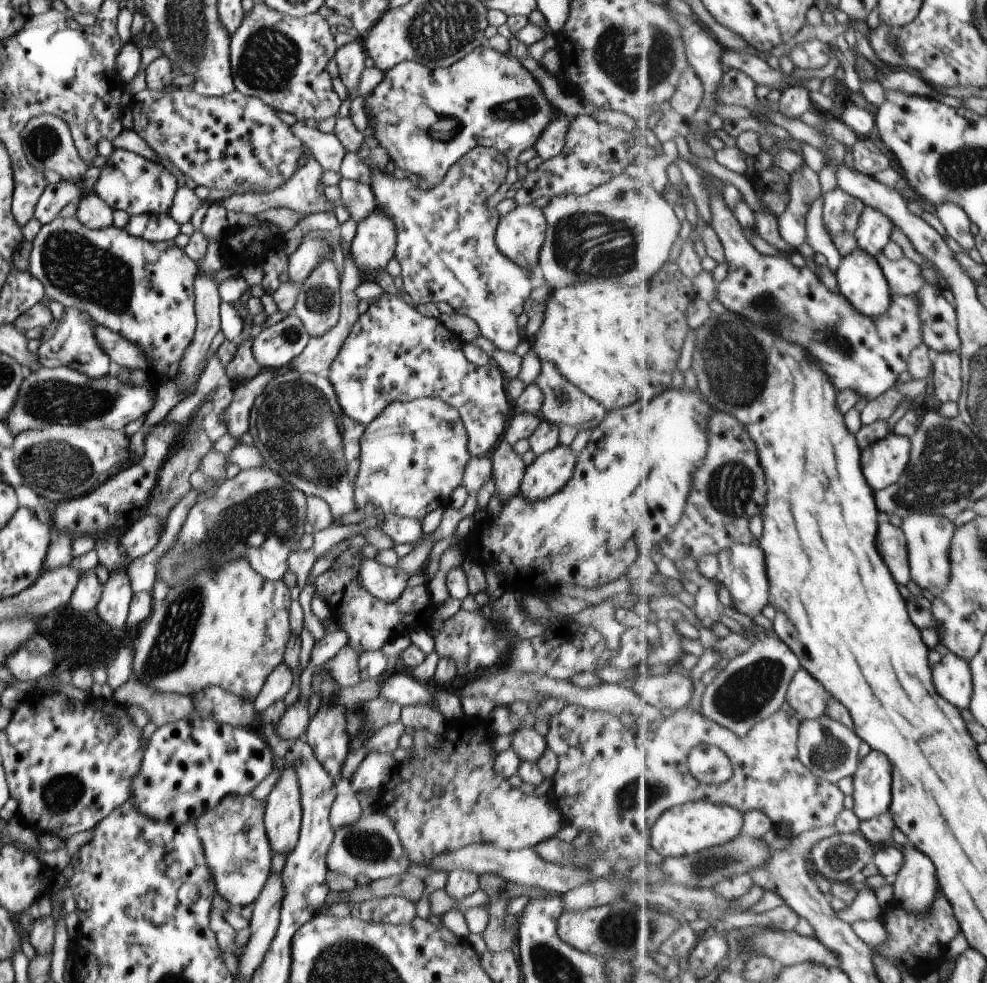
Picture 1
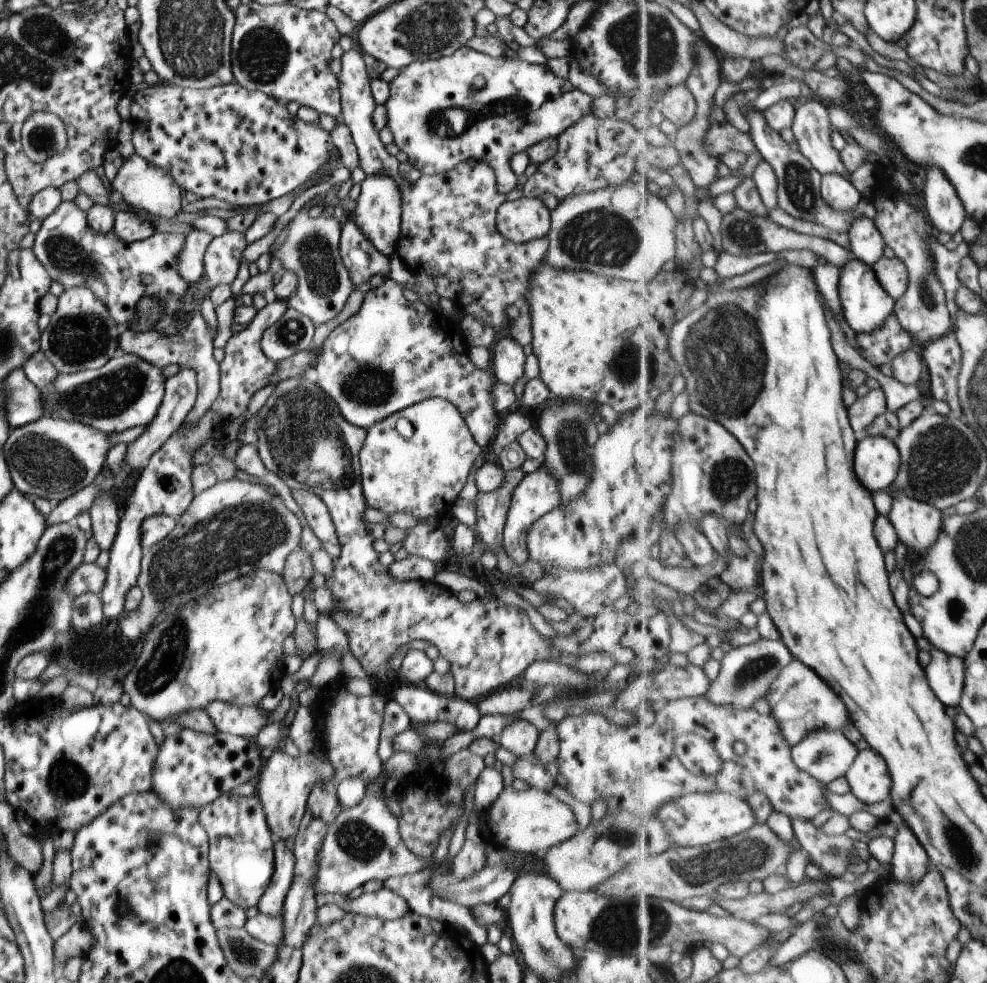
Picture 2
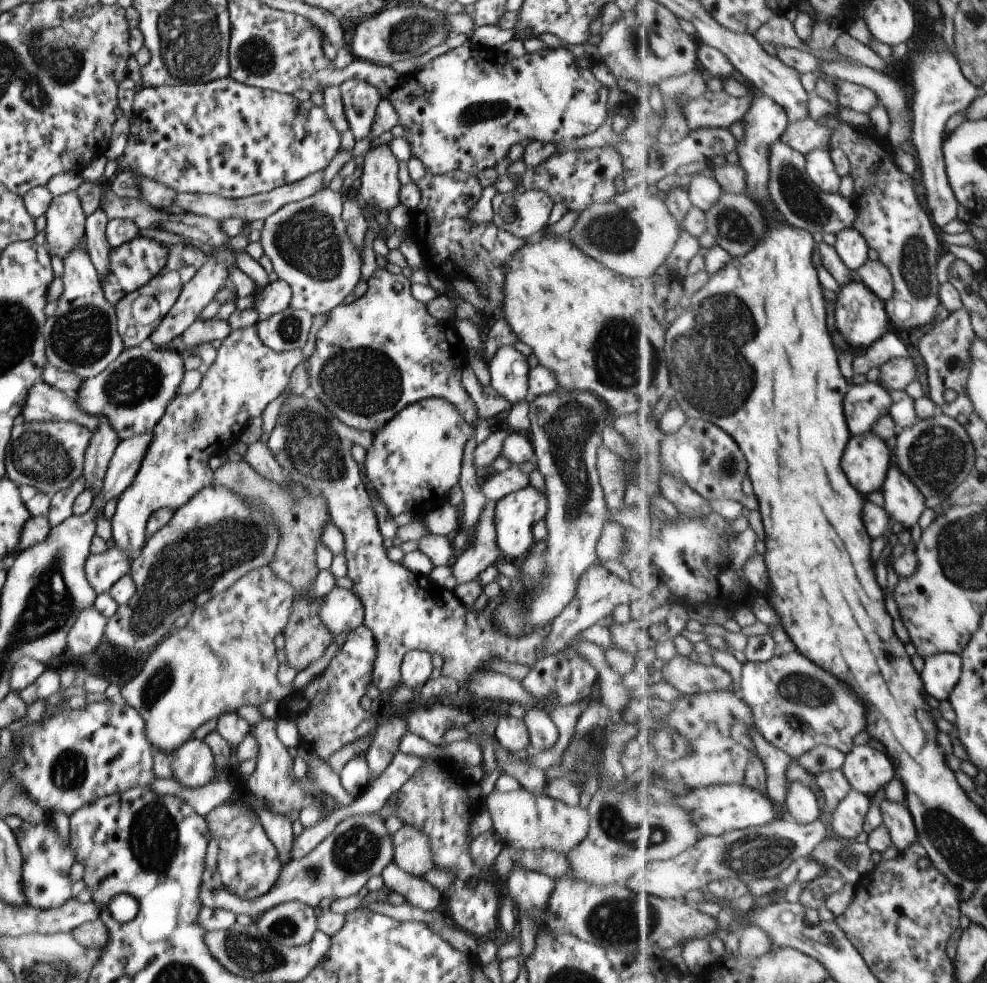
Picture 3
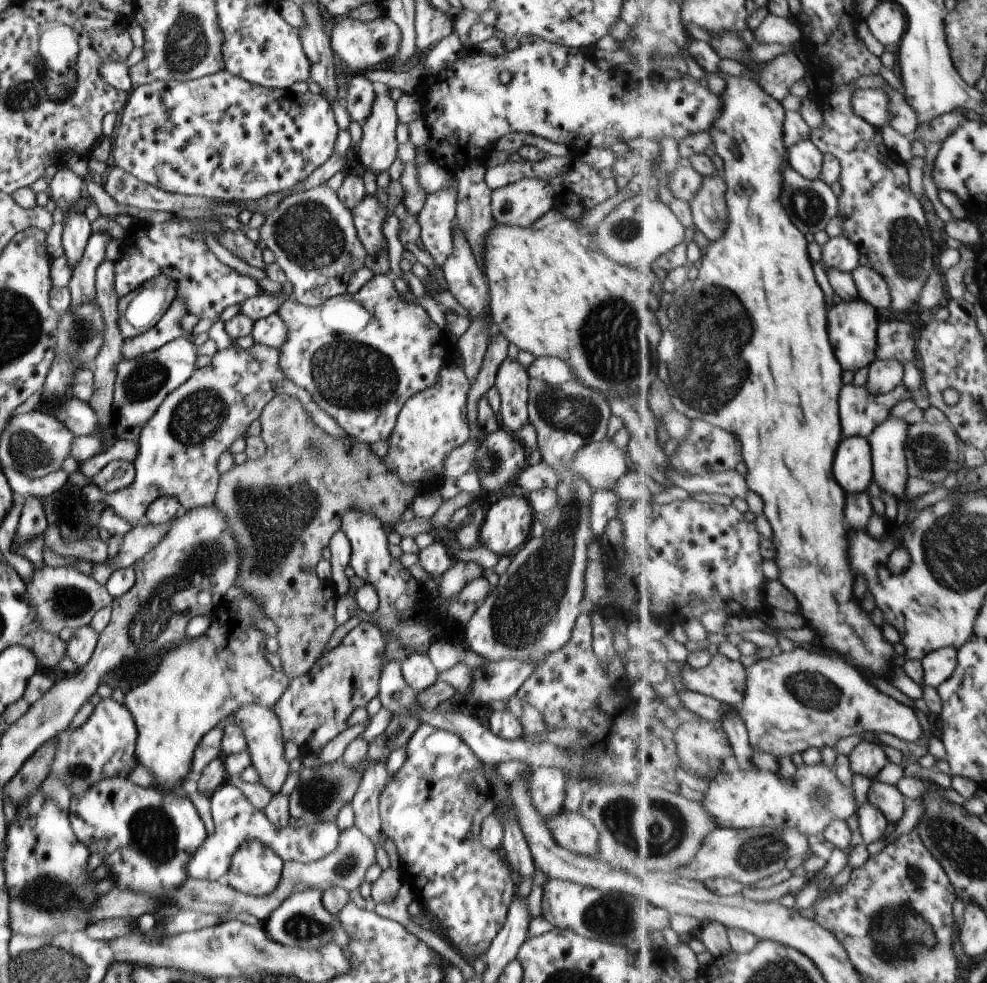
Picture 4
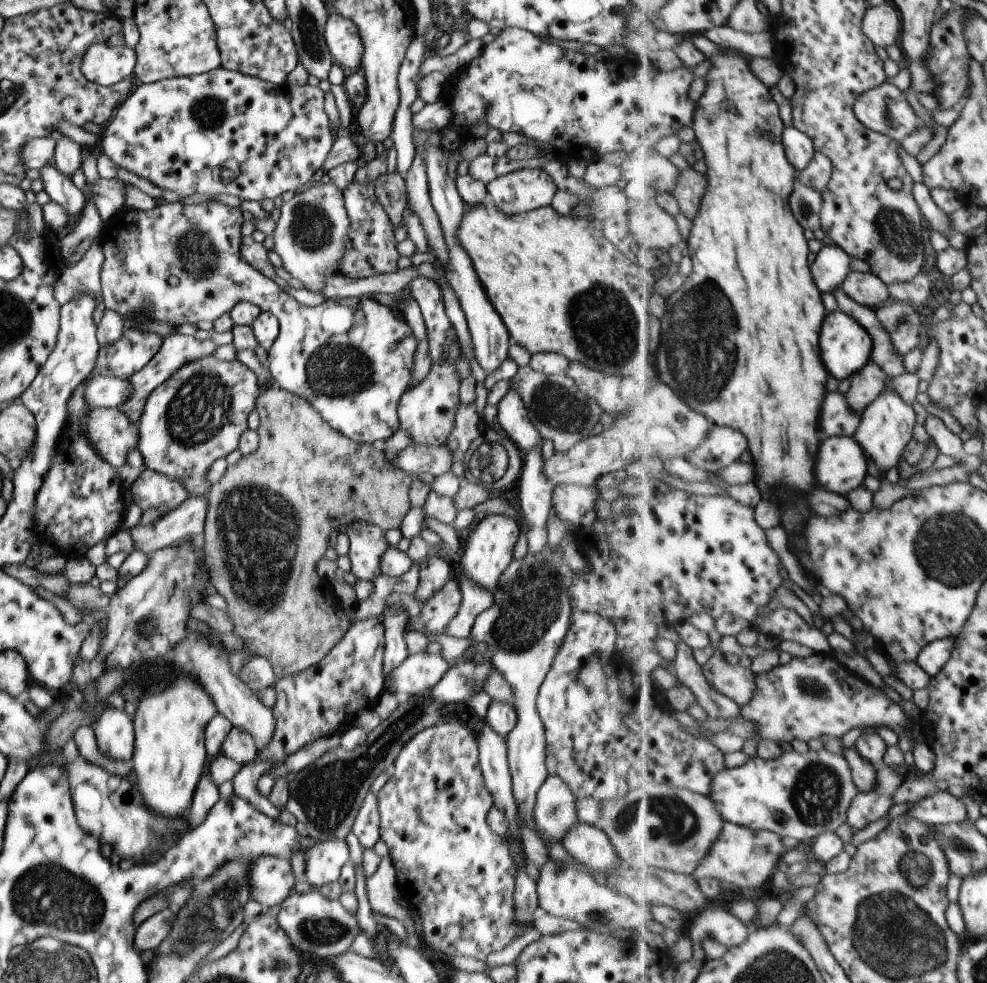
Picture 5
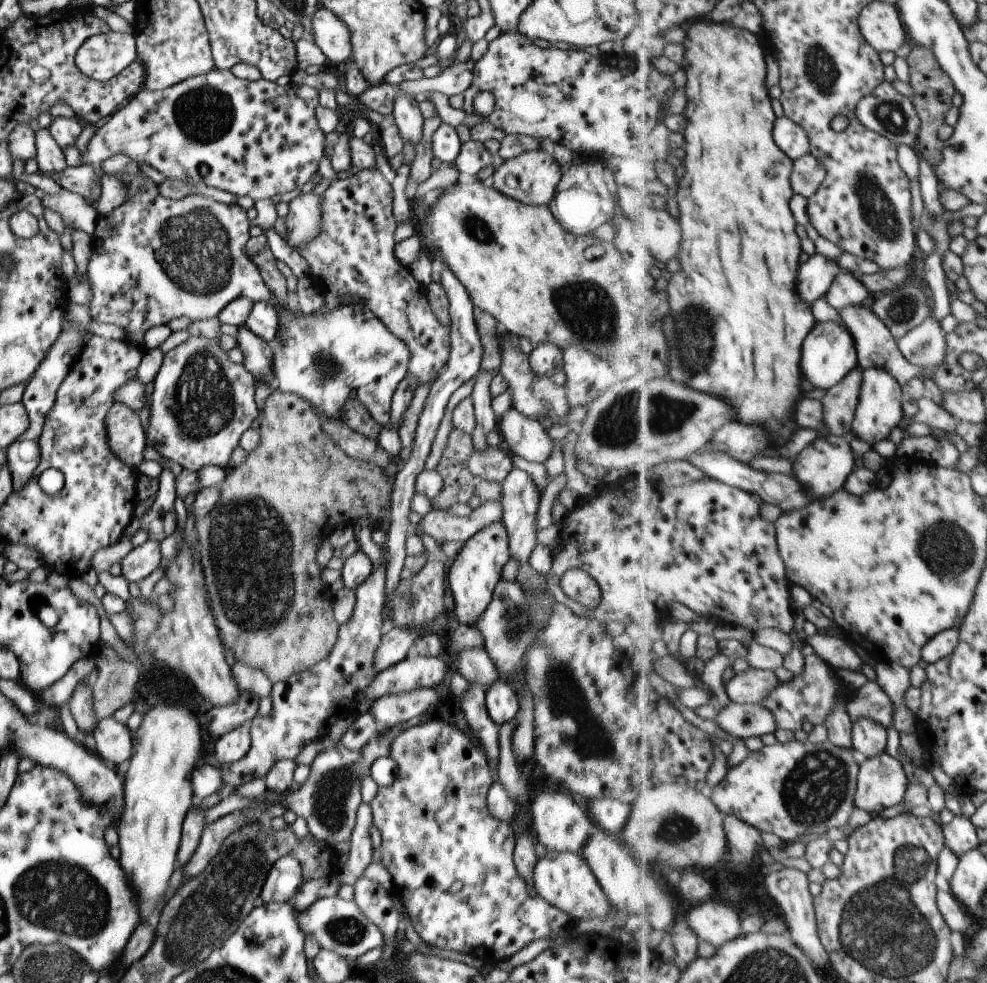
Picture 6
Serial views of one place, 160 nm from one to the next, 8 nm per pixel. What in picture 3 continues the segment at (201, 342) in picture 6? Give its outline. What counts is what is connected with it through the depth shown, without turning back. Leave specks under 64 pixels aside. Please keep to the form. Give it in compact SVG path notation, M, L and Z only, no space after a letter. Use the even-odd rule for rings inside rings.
M256 324L231 330L221 341L213 362L203 369L197 387L191 394L173 396L167 403L163 416L152 428L152 439L145 445L144 457L129 486L118 496L114 514L110 518L111 540L114 546L126 553L131 561L146 541L146 522L149 515L159 509L177 510L207 485L215 484L208 460L222 454L228 446L239 440L247 422L260 416L263 408L282 394L288 386L292 368L302 361L298 350L275 352L265 346L256 333Z

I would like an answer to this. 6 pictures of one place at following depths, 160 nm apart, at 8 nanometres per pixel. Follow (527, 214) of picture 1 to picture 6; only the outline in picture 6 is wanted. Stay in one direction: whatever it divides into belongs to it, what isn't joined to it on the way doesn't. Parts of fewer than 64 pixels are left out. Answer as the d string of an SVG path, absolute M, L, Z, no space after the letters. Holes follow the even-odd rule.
M529 151L515 158L503 161L496 166L491 175L491 182L488 184L503 196L512 198L524 205L547 205L555 196L555 187L559 182L559 164L553 160L545 151Z

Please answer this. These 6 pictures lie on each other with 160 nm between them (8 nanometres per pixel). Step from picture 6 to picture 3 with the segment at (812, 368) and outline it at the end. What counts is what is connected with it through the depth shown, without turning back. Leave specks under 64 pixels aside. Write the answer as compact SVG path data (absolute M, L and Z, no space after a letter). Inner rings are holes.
M851 281L845 286L840 286L841 290L836 302L835 312L837 312L837 328L852 346L854 354L863 355L862 351L882 339L893 327L893 322L886 309L886 302L877 296L863 281Z

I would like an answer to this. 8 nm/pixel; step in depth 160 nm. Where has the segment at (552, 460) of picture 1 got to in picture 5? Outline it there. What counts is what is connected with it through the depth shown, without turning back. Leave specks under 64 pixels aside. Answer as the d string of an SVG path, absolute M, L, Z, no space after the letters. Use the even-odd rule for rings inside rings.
M487 514L467 536L465 547L461 551L460 572L472 583L477 583L480 587L492 592L499 575L512 561L513 546L520 532L517 523L510 517L501 514Z

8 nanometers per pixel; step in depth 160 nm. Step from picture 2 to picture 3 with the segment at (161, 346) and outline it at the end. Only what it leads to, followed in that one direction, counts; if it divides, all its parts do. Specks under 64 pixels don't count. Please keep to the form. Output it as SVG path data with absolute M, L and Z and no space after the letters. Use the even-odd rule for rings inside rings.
M216 317L208 319L195 319L178 337L173 338L170 344L163 345L162 348L171 348L178 355L186 358L194 354L199 343L211 344L215 339L224 339L229 333L230 324L226 320Z

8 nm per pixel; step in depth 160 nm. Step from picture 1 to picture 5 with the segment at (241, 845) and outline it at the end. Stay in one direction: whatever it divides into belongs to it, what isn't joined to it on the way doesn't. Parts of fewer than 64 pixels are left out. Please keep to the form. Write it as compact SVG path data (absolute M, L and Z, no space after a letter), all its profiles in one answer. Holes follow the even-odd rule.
M259 855L248 866L249 899L259 903L261 912L280 904L294 886L289 860Z

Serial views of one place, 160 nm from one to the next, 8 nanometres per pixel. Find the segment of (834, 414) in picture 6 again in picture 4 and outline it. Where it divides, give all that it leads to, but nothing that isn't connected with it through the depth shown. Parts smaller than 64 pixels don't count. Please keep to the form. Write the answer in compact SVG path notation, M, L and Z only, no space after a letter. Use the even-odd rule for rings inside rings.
M875 359L874 363L869 366L865 386L873 394L893 392L904 382L906 371L904 366L905 364L897 359ZM851 437L843 442L835 462L835 474L847 492L867 492L874 479L874 456L868 437Z

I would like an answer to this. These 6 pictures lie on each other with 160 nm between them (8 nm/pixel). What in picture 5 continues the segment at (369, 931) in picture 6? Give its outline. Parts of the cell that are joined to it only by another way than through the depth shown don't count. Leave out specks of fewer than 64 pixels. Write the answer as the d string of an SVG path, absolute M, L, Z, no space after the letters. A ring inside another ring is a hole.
M317 888L306 893L287 895L280 902L279 912L275 918L277 926L290 940L290 946L293 949L300 952L301 955L317 956L319 960L349 951L352 938L362 932L354 915L347 913L339 901L323 897Z

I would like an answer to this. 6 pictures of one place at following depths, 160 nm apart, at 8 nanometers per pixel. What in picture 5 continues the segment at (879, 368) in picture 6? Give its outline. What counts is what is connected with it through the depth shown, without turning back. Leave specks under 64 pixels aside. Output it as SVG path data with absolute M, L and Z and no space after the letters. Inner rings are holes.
M886 389L863 411L863 420L855 438L862 444L866 454L878 469L887 472L891 468L897 468L907 444L914 438L915 418L914 406L911 406L899 398L899 394Z

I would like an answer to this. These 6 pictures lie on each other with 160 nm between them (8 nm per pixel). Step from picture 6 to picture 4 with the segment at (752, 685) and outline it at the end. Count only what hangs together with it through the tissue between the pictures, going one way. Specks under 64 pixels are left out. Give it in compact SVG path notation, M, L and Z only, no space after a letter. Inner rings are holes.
M717 653L706 667L700 669L691 667L687 662L683 665L682 677L687 689L733 705L739 710L742 708L748 674L741 662Z

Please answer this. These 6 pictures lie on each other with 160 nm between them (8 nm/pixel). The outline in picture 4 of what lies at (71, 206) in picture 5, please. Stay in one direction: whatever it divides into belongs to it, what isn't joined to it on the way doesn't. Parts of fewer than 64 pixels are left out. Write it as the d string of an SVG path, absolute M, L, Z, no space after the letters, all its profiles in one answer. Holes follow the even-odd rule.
M72 214L62 224L61 244L66 263L73 270L81 260L85 245L91 234L90 222L84 214Z

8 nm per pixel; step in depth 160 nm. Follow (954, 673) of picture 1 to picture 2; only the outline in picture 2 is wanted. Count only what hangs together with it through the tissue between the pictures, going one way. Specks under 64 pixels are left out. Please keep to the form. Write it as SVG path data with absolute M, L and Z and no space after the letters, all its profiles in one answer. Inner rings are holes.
M933 652L927 668L927 678L931 680L931 688L946 706L959 709L962 696L966 690L966 659L941 652Z

